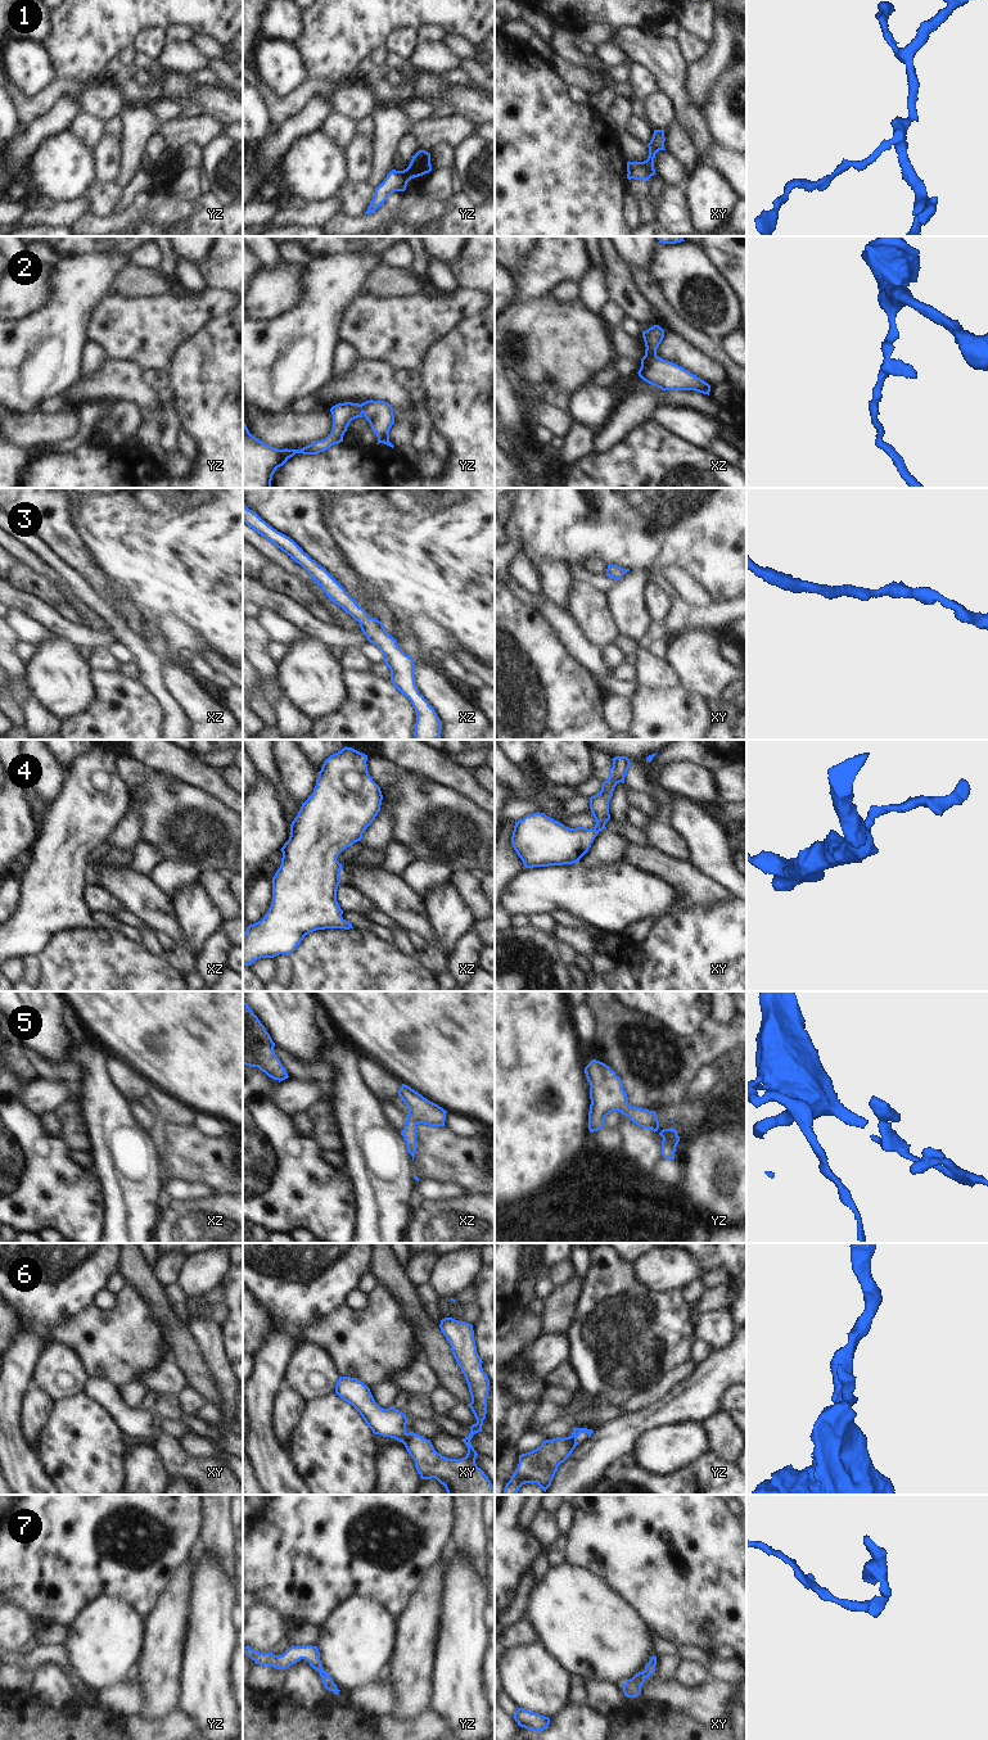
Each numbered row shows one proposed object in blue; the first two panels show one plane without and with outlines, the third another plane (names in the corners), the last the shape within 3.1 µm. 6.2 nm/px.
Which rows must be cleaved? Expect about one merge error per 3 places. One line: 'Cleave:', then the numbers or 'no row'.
Cleave: 6

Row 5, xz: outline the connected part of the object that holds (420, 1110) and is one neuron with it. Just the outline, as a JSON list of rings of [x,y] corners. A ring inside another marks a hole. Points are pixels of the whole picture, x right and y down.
[[[402,1084],[398,1097],[405,1102],[409,1115],[406,1116],[406,1126],[401,1131],[407,1147],[407,1152],[412,1156],[416,1153],[416,1126],[419,1124],[434,1126],[445,1126],[446,1113],[442,1107],[428,1101],[421,1094]]]

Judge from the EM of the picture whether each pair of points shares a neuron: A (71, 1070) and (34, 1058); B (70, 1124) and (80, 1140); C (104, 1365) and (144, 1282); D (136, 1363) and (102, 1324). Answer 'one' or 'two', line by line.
A: one
B: one
C: two
D: one

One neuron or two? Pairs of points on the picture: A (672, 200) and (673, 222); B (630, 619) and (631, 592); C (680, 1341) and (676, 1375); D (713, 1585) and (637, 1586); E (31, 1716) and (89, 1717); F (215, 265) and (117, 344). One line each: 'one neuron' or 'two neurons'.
A: one neuron
B: one neuron
C: two neurons
D: one neuron
E: one neuron
F: two neurons

